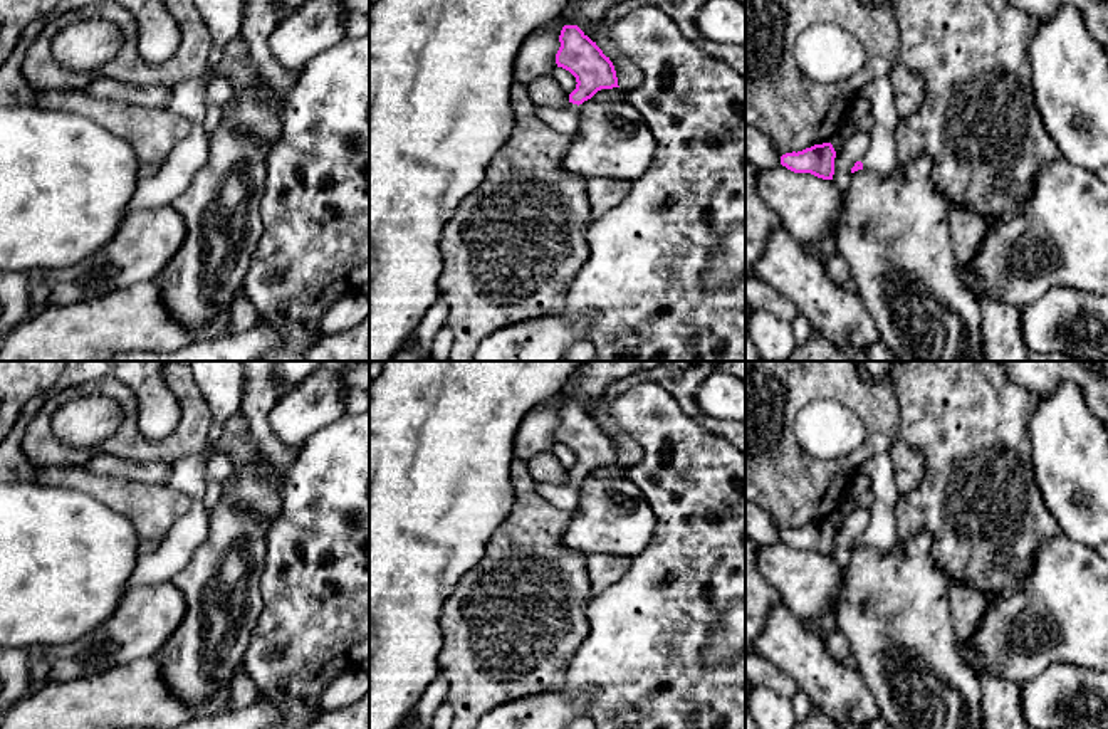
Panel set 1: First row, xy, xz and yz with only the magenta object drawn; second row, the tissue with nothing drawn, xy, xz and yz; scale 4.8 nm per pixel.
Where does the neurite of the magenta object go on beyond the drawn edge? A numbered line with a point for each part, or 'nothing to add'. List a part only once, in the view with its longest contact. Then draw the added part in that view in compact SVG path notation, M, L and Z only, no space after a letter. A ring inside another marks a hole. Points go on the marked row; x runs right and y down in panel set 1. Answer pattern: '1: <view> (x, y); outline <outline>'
1: xz (564, 120); outline M536 104L536 116L551 129L572 136L579 128L579 106L541 106Z

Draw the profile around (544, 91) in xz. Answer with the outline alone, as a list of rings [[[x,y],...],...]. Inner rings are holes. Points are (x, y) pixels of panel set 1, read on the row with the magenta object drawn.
[[[541,77],[530,82],[527,92],[534,104],[556,108],[569,104],[569,94],[552,77]]]

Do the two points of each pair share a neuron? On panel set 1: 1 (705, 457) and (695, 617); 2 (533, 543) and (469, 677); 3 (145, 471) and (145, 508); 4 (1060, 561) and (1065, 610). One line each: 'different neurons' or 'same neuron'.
1: same neuron
2: same neuron
3: different neurons
4: same neuron

